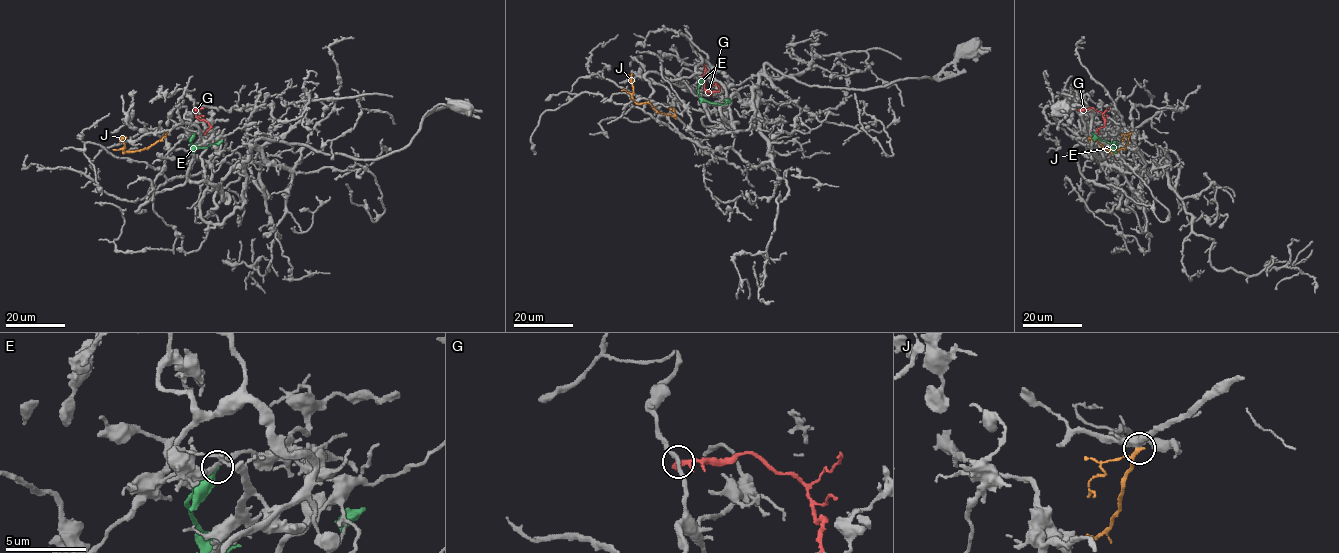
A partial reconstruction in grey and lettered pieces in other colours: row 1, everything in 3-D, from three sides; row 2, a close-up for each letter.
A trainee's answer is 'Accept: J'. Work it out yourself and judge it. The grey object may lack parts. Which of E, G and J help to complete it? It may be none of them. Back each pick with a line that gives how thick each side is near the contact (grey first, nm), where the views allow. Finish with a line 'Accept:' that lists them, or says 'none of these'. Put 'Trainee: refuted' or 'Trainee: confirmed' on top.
Trainee: refuted
Accept: none of these

